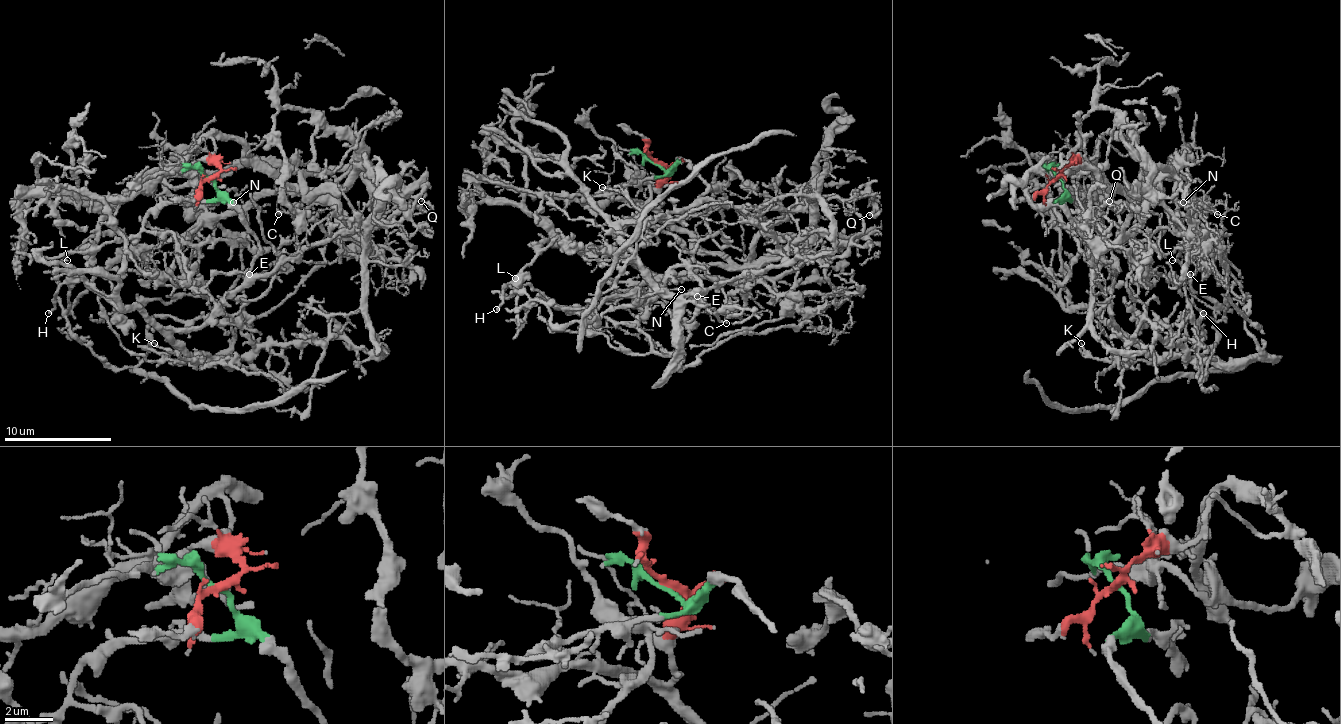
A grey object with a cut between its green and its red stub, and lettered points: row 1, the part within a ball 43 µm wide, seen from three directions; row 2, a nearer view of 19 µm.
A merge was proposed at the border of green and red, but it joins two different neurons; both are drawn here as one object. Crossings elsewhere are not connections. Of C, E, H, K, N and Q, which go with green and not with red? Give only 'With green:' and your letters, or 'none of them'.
With green: E, K, Q

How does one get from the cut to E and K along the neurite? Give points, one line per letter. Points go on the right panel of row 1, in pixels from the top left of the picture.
E: (1058, 177), (1056, 212), (1115, 328), (1150, 353), (1188, 361), (1191, 274)
K: (1058, 177), (1064, 196), (1056, 212), (1099, 283), (1115, 328), (1145, 355), (1126, 366), (1110, 363), (1080, 342)

